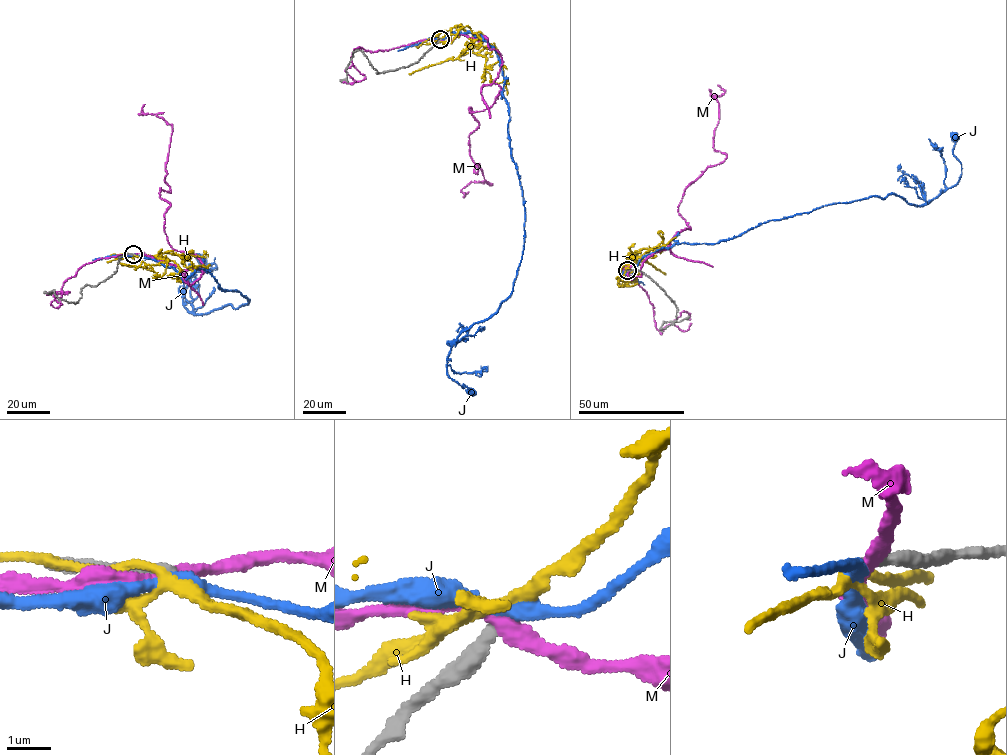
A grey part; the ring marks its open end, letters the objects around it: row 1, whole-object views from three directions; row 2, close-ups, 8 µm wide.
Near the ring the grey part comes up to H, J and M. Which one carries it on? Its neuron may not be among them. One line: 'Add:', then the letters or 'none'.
Add: none

